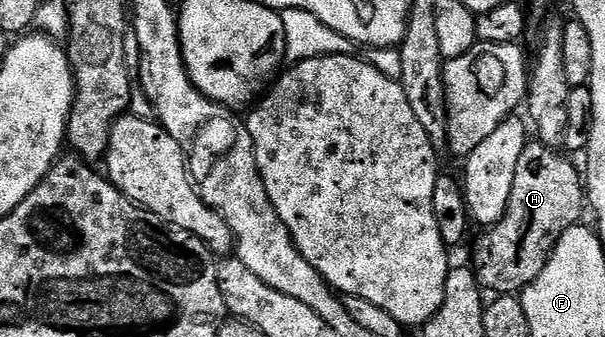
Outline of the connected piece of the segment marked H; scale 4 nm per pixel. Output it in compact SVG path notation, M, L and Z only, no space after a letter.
M531 141L524 148L524 152L520 152L520 161L516 164L516 180L512 180L512 196L508 196L508 208L504 212L502 219L489 228L483 229L482 234L474 242L474 262L472 261L472 269L475 276L478 278L478 285L482 287L483 291L490 292L495 290L493 293L498 296L514 296L519 292L531 286L536 280L536 276L540 276L540 272L544 272L544 268L548 264L550 259L550 253L554 251L554 246L558 242L558 237L568 229L569 226L575 225L579 221L578 218L582 214L582 206L584 210L584 178L578 170L565 158L565 153L557 154L559 151L552 146L546 146L540 141Z

